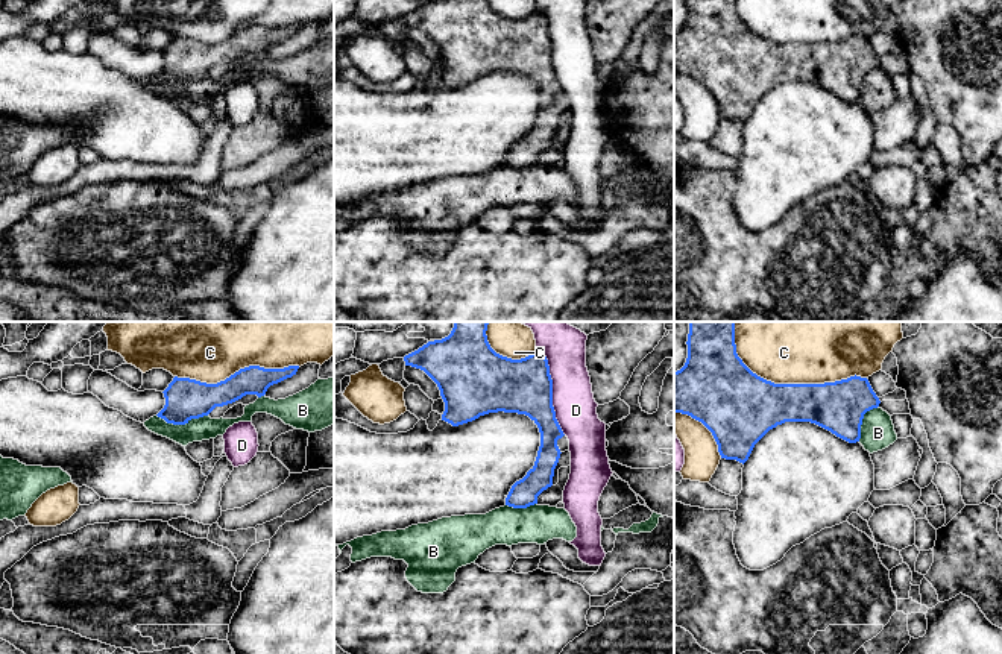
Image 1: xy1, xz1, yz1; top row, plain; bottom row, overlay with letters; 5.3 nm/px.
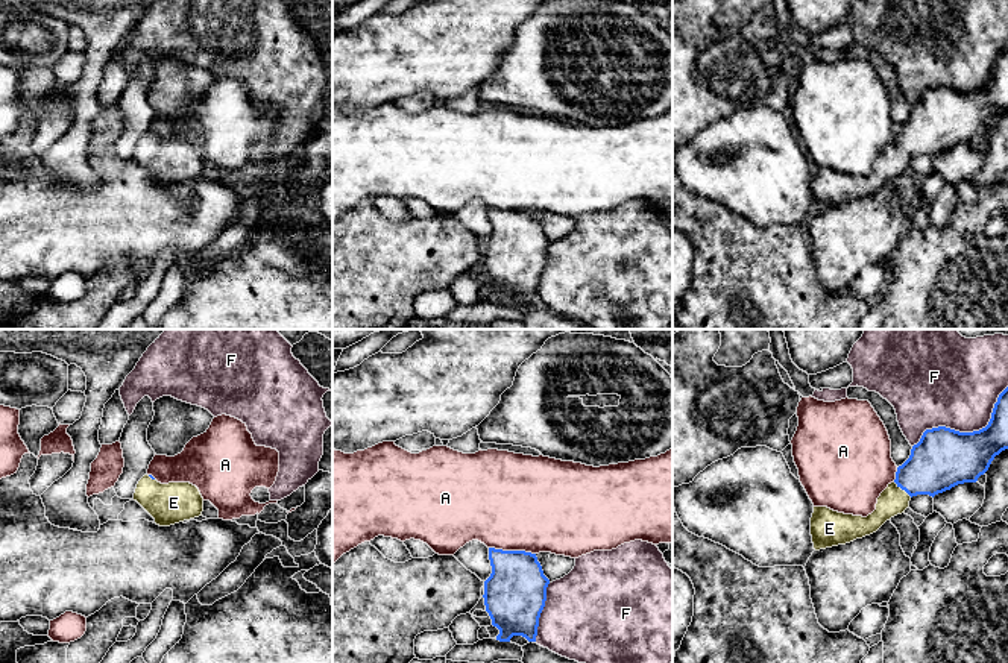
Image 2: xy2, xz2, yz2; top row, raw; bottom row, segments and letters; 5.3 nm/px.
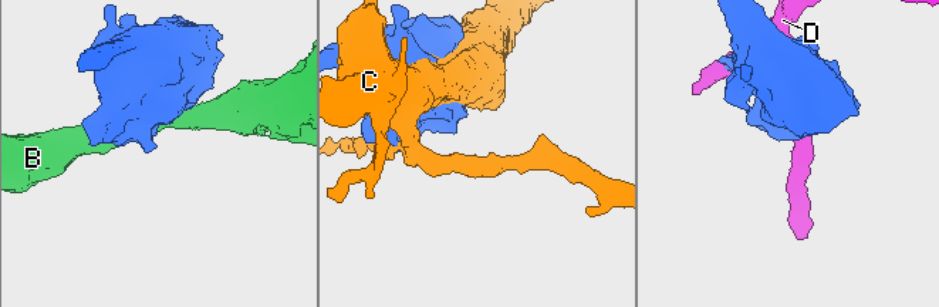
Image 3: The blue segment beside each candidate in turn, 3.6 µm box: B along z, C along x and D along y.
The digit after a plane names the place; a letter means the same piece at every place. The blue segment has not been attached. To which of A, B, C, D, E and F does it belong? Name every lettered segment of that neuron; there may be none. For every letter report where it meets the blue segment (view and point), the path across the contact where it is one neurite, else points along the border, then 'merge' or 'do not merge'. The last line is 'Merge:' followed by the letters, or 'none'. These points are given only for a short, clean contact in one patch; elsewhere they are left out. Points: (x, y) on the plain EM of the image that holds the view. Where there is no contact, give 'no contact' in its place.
A: meets blue in xz2 at (512, 211); border along xz2 (489, 207), (535, 214); do not merge
B: meets blue in xy1 at (182, 84); border along xy1 (157, 75), (173, 84), (187, 84), (192, 79), (207, 76); do not merge
C: meets blue in yz1 at (794, 44); do not merge
D: meets blue in xz1 at (551, 52); do not merge
E: meets blue in yz2 at (904, 149); runs through yz2 (940, 120), (904, 149), (893, 161); merge
F: meets blue in yz2 at (967, 93); do not merge
Merge: E

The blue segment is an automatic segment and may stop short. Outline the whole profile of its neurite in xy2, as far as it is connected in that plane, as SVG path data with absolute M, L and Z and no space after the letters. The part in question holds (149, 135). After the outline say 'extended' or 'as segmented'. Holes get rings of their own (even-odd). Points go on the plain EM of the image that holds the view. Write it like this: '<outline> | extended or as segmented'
M144 135L135 149L137 161L159 187L170 187L202 176L203 158L190 143L161 144Z | extended

